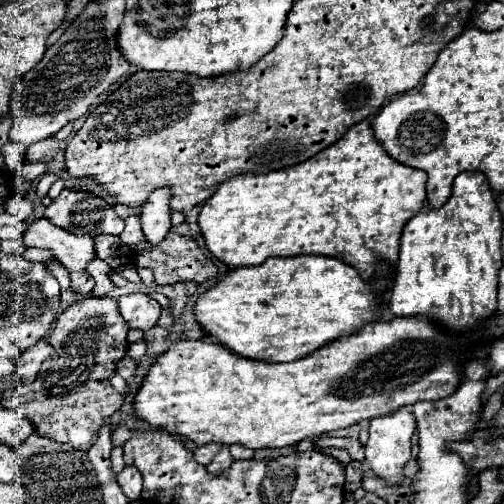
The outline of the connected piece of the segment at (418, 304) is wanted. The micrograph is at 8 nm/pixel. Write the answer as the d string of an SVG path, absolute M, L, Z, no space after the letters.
M461 172L453 180L453 190L445 206L425 208L409 218L401 234L397 274L389 298L393 314L423 314L447 330L467 330L497 310L497 270L501 268L503 218L493 198L493 190L485 182L487 178L481 172Z

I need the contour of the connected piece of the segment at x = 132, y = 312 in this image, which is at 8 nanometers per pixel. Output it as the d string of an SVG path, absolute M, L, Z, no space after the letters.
M123 294L117 298L117 302L119 302L121 316L125 318L131 330L147 332L159 320L161 306L147 294Z

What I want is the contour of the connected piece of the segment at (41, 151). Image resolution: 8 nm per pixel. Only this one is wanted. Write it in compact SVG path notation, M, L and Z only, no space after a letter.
M55 136L51 138L43 138L35 144L31 144L27 148L25 158L27 160L41 160L41 162L51 162L55 158L55 154L59 152L59 140Z

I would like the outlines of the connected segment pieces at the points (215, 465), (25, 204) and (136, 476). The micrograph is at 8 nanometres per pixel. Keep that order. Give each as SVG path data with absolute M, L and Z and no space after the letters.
M221 446L221 450L217 452L217 456L211 460L211 464L207 466L209 472L221 472L221 470L227 470L231 466L233 458L229 454L229 448L227 446Z
M23 196L21 198L9 198L7 204L5 204L5 212L17 216L19 220L25 220L25 218L31 216L33 204L27 198L23 198Z
M123 466L123 470L117 474L117 482L129 500L141 498L141 474L135 466Z

